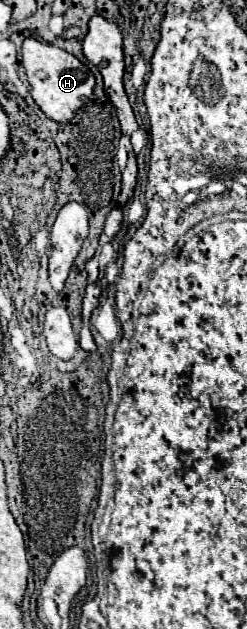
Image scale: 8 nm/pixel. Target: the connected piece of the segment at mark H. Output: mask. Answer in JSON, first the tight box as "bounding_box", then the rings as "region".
{"bounding_box":[21,38,95,122],"region":[[[27,38],[21,46],[23,66],[31,84],[31,96],[43,114],[55,122],[69,122],[75,112],[89,100],[95,86],[93,72],[73,54],[35,38]]]}

